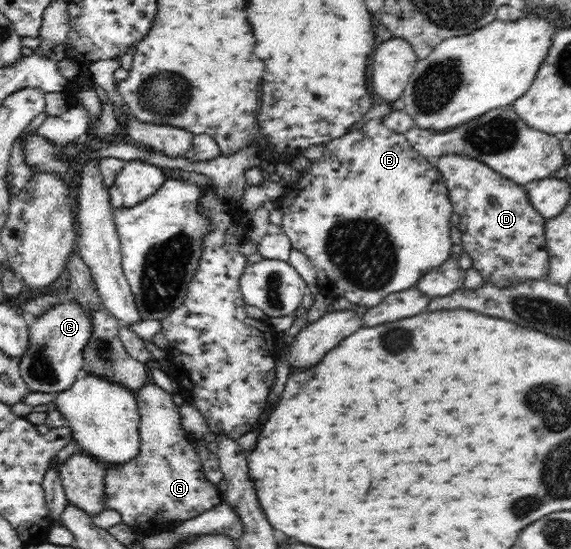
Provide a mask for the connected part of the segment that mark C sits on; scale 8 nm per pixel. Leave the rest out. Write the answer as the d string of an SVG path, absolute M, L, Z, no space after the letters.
M70 296L70 301L52 304L28 326L26 352L18 361L22 378L31 392L52 394L68 390L83 373L83 350L93 335L94 311Z

